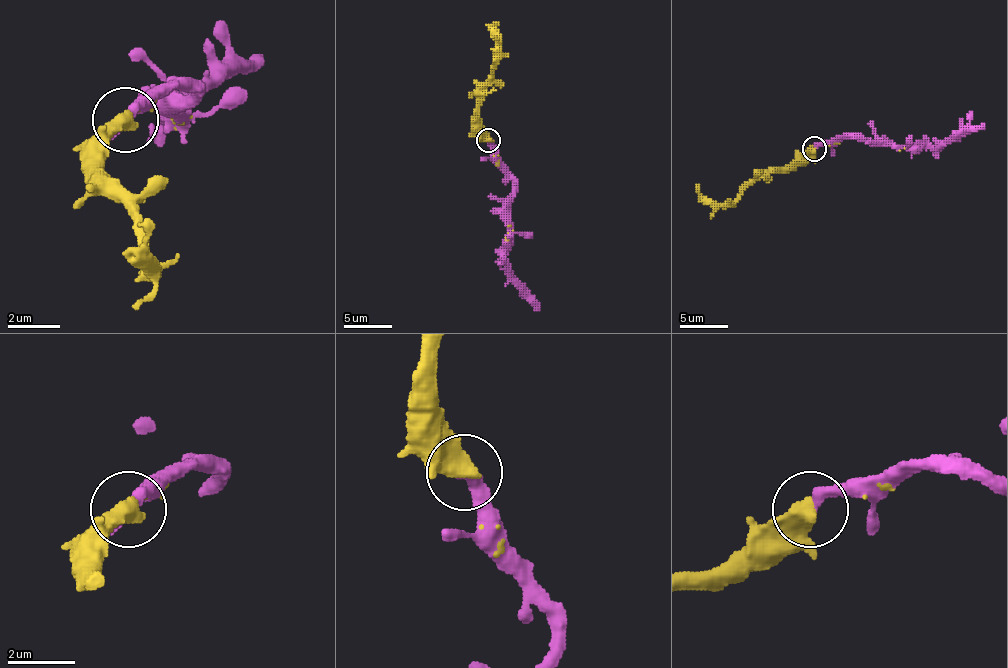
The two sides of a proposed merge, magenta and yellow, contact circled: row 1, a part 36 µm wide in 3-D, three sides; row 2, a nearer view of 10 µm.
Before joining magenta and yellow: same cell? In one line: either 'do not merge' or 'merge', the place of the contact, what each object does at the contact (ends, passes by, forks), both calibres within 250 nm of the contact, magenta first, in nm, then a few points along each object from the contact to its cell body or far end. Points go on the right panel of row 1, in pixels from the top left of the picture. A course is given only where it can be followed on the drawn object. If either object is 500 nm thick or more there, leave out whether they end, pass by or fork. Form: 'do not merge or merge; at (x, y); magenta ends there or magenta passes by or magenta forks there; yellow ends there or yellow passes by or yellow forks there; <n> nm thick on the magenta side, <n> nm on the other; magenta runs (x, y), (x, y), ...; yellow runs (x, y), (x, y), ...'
merge; at (814, 149); 360 nm thick on the magenta side, 650 nm on the other; magenta runs (815, 148), (834, 146), (856, 136), (897, 146), (953, 141), (984, 124); yellow runs (815, 148), (807, 148), (788, 165), (764, 170), (732, 201), (711, 204), (696, 184)

